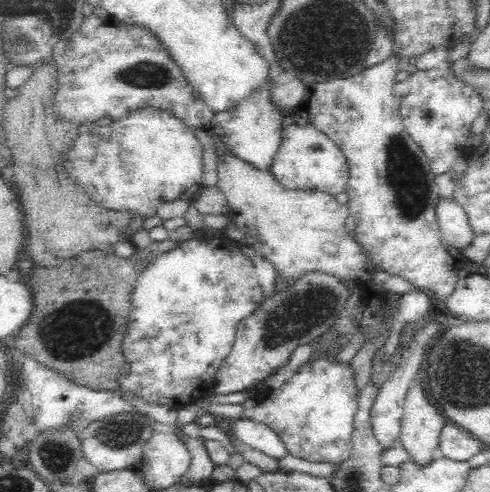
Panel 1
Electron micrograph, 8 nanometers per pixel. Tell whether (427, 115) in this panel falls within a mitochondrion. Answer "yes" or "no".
yes

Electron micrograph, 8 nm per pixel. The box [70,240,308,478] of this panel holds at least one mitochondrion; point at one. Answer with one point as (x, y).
(116, 435)

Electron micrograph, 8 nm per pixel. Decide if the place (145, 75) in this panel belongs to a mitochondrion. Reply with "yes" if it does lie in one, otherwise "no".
yes

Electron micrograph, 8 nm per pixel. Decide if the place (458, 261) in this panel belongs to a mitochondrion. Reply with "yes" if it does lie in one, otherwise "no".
no

